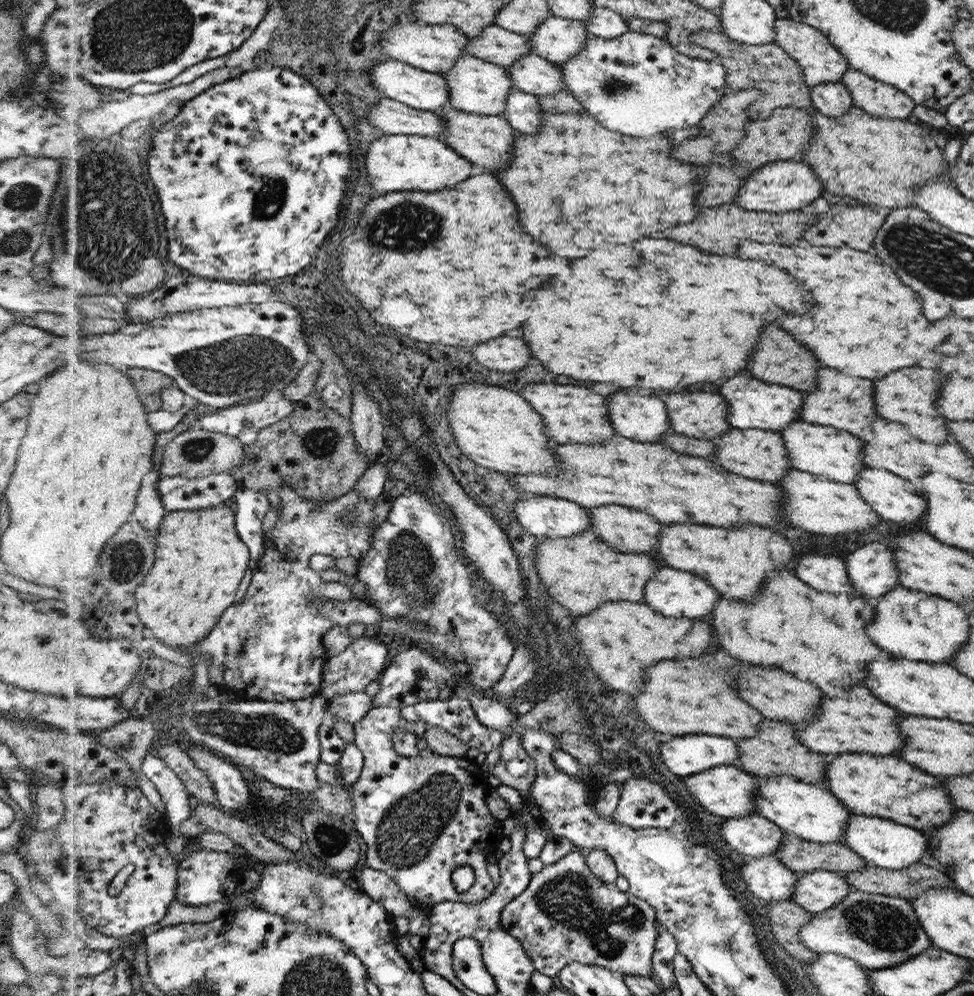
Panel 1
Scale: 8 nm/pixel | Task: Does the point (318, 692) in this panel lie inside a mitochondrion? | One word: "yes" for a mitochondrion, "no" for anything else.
no

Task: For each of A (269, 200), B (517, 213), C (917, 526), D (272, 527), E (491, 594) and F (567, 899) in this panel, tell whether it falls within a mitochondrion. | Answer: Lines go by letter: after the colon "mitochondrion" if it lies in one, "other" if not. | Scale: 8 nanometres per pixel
A: mitochondrion
B: other
C: other
D: other
E: other
F: mitochondrion

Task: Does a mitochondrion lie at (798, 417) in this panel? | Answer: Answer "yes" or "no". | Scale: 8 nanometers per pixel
no

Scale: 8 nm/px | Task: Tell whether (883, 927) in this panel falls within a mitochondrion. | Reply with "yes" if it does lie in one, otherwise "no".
yes

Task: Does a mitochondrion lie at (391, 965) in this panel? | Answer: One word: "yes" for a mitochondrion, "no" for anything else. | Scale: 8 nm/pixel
no

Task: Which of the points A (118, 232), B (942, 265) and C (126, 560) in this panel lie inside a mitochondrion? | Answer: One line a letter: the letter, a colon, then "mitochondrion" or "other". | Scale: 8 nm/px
A: mitochondrion
B: mitochondrion
C: mitochondrion

